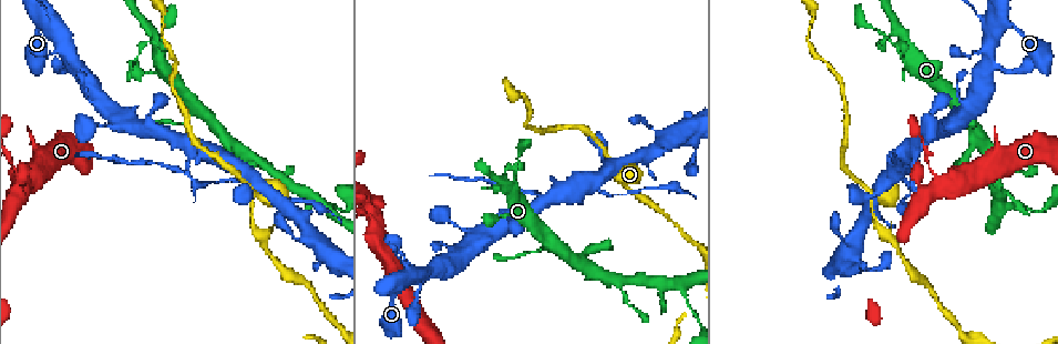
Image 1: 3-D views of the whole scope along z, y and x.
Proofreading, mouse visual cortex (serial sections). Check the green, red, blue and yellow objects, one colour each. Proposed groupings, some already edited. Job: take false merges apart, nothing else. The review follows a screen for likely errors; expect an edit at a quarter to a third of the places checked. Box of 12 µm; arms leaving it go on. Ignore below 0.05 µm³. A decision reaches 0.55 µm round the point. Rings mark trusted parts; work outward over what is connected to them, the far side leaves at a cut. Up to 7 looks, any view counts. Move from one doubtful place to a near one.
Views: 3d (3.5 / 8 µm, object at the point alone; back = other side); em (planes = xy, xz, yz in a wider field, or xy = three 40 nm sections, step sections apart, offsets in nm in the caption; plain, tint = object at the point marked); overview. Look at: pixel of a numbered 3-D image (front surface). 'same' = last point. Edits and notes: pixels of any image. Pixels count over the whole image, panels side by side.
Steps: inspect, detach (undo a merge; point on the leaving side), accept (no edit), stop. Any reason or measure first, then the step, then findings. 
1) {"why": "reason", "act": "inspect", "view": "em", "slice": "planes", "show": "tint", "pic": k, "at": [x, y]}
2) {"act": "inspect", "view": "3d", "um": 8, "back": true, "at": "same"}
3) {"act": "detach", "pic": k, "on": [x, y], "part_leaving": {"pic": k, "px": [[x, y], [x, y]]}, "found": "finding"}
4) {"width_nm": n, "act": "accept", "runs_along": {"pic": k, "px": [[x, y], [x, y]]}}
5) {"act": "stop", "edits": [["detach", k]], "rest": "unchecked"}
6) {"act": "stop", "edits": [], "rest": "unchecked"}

{"act": "inspect", "view": "3d", "um": 3.5, "back": true, "pic": 1, "at": [50, 52]}

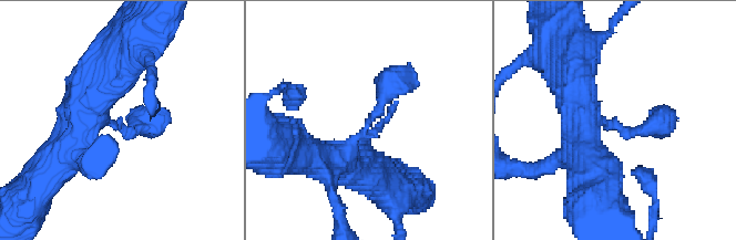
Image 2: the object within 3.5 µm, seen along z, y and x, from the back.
{"arm_widths_nm": [300, 600], "why": "need the tissue", "act": "inspect", "view": "em", "slice": "xy", "step": 5, "show": "tint", "pic": 2, "at": [617, 127]}

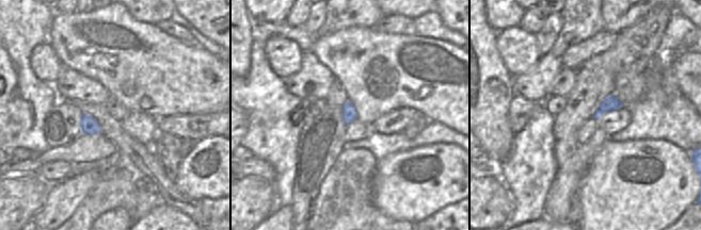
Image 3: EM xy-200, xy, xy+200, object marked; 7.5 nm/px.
{"act": "accept", "runs_along": {"pic": 2, "px": [[575, 92], [581, 112], [630, 133], [672, 112]]}, "found": "all the same cell"}

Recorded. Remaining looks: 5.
{"why": "a narrow waist", "act": "inspect", "view": "3d", "um": 3.5, "pic": 1, "at": [809, 35]}

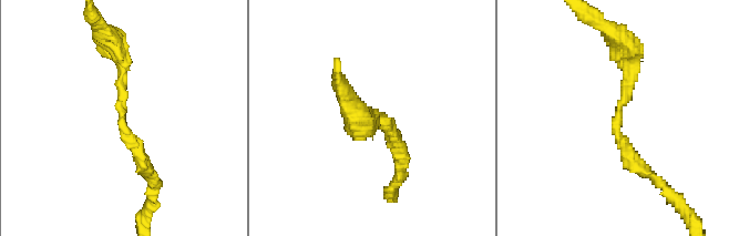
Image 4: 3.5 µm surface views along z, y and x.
{"arm_widths_nm": [200, 200], "act": "inspect", "view": "em", "slice": "xy", "step": 3, "show": "tint", "pic": 4, "at": [120, 113]}

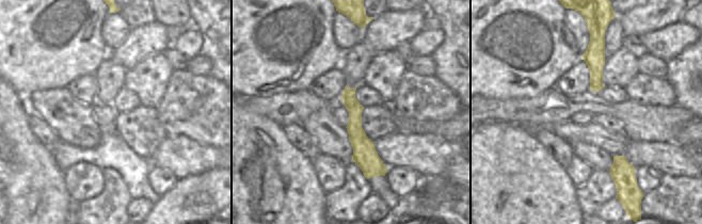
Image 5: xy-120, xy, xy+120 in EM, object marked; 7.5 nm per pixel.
{"act": "inspect", "view": "em", "slice": "xy", "step": 2, "show": "tint", "at": "same"}

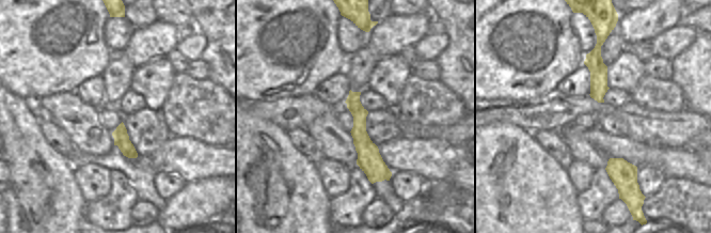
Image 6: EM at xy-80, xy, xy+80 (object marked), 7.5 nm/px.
{"act": "accept", "runs_along": {"pic": 4, "px": [[147, 172], [120, 121], [116, 47]]}, "found": "one cell here"}

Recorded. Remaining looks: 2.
{"act": "stop", "edits": [], "rest": "unchecked"}

